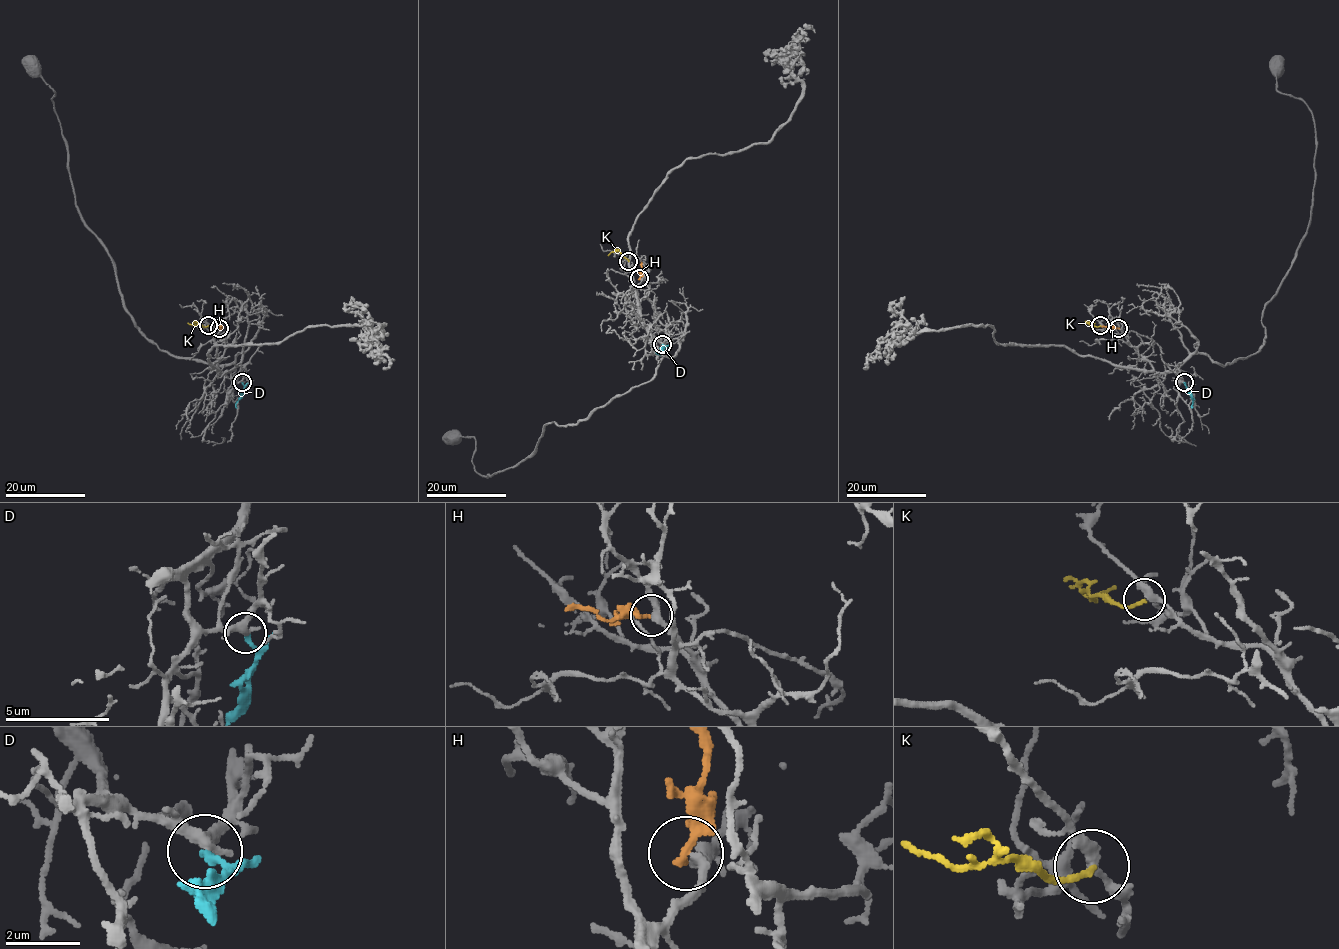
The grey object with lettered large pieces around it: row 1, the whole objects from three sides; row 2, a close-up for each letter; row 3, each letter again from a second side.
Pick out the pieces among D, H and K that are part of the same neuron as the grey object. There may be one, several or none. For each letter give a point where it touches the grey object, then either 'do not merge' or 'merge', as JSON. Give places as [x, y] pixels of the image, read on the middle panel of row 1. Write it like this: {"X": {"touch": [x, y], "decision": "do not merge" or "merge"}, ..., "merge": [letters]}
{"D": {"touch": [662, 344], "decision": "do not merge"}, "H": {"touch": [639, 278], "decision": "do not merge"}, "K": {"touch": [628, 261], "decision": "merge"}, "merge": ["K"]}

